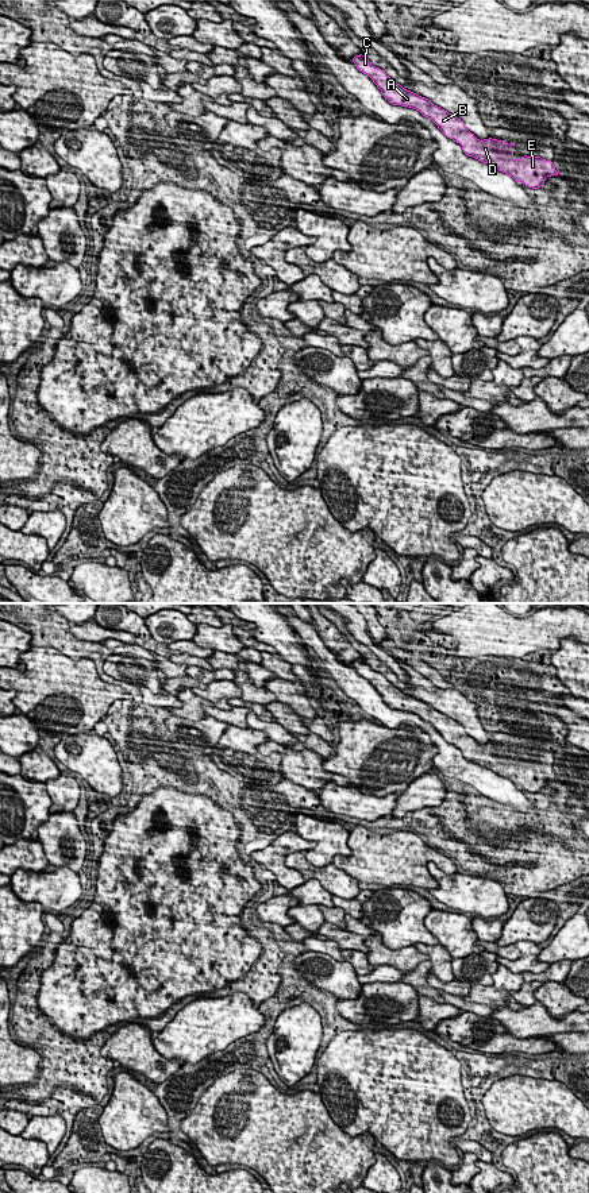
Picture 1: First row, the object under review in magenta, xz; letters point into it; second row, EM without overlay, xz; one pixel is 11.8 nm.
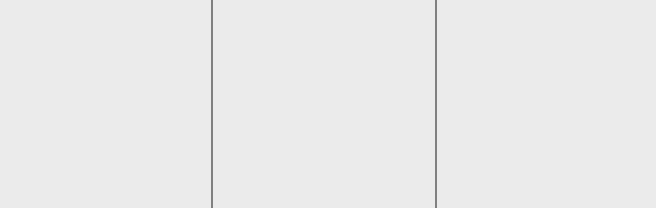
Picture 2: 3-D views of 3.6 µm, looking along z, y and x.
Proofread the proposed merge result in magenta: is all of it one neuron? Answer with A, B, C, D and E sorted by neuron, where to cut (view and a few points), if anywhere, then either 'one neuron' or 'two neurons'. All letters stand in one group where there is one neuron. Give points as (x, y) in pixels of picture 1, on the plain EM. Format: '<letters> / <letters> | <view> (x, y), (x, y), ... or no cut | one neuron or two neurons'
A B C D E | no cut | one neuron

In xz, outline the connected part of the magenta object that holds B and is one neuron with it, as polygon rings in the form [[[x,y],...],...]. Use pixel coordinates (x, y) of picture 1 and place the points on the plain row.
[[[362,659],[355,660],[353,667],[359,676],[373,684],[385,704],[393,710],[416,714],[423,721],[431,723],[447,742],[462,750],[466,760],[493,771],[496,775],[511,780],[516,787],[521,787],[532,794],[539,794],[547,781],[558,780],[551,765],[527,760],[515,764],[511,756],[511,752],[515,750],[513,748],[508,749],[505,745],[492,742],[477,744],[455,719],[432,709],[428,703],[404,694],[384,675],[373,671]]]

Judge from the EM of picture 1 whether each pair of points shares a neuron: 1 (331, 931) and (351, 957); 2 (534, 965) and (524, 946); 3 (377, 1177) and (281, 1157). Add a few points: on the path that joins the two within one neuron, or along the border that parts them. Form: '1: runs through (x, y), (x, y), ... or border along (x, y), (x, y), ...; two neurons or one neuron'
1: border along (342, 949), (355, 949), (365, 953); two neurons
2: runs through (530, 961), (528, 950); one neuron
3: border along (376, 1153), (374, 1162), (364, 1178); two neurons

